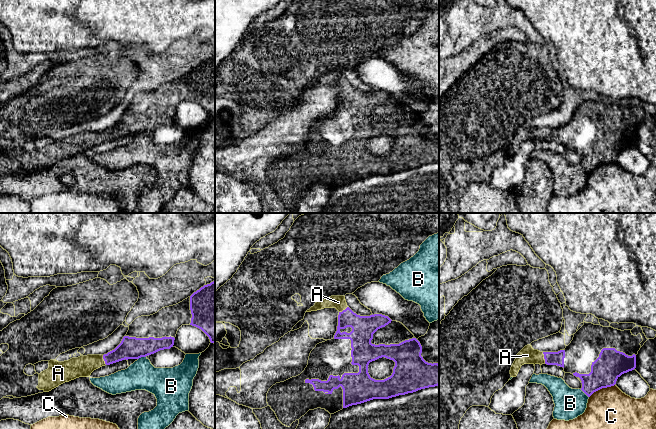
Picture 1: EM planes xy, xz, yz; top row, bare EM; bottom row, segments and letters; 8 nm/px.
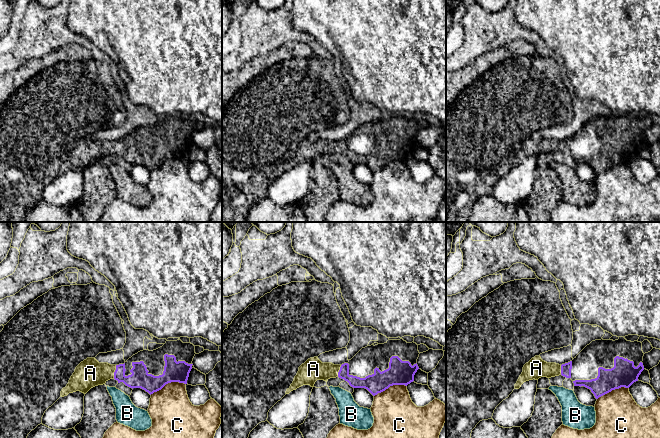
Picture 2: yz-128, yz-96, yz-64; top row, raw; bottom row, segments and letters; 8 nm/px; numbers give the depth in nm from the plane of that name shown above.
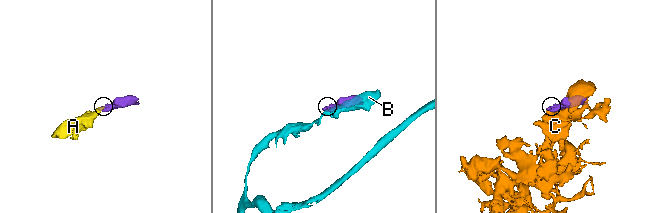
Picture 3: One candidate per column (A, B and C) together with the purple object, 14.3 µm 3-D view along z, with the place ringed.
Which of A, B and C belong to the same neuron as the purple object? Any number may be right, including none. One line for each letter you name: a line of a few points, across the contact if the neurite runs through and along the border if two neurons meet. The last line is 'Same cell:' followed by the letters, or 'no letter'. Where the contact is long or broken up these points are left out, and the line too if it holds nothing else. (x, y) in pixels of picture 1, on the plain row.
A: yz (551, 134), (544, 134), (527, 131)
Same cell: A

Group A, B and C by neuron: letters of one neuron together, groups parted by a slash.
A / B / C

